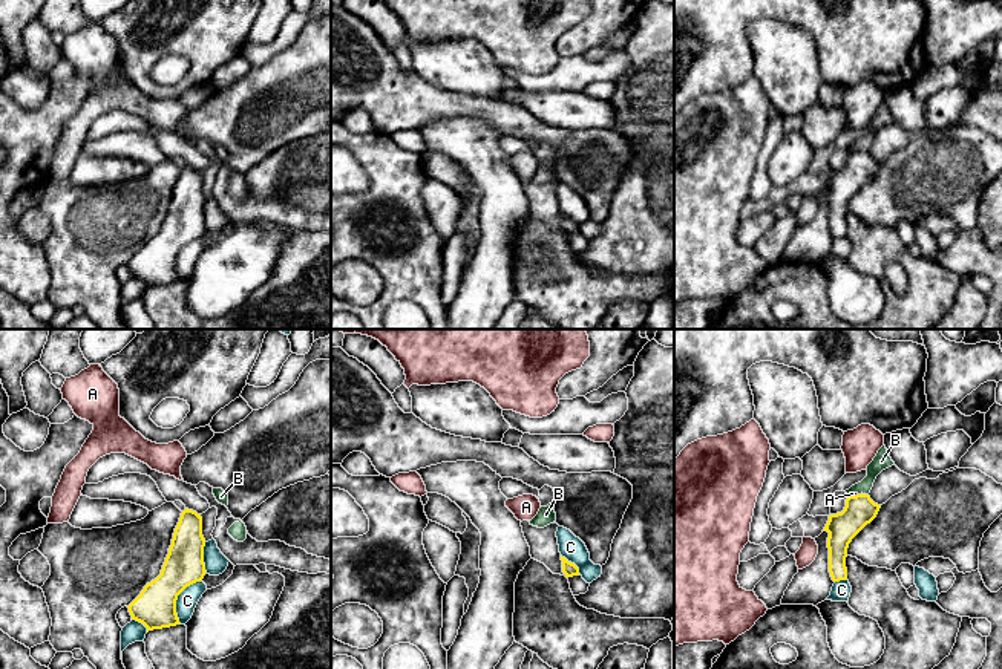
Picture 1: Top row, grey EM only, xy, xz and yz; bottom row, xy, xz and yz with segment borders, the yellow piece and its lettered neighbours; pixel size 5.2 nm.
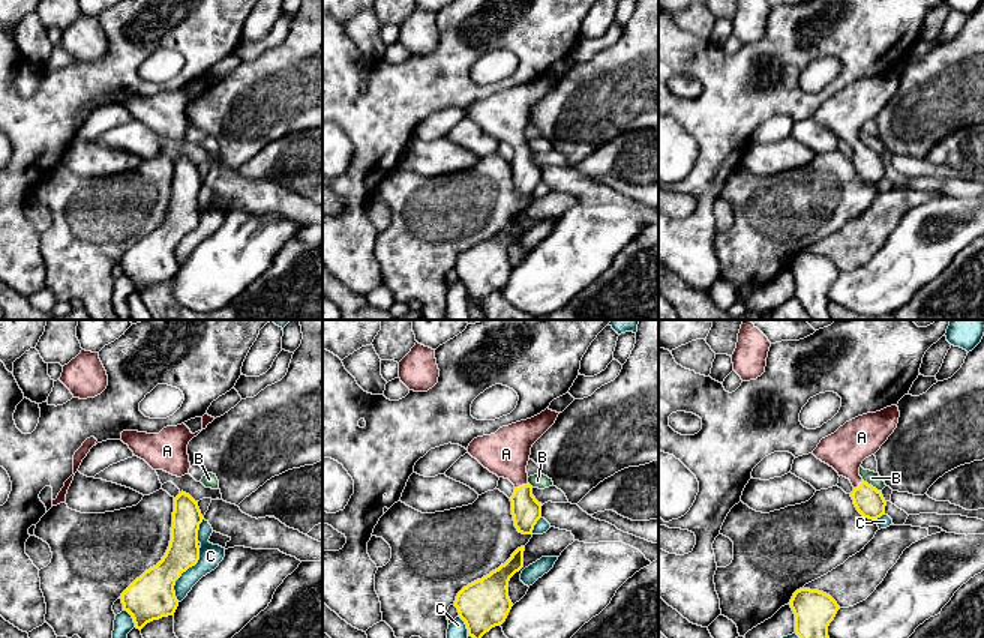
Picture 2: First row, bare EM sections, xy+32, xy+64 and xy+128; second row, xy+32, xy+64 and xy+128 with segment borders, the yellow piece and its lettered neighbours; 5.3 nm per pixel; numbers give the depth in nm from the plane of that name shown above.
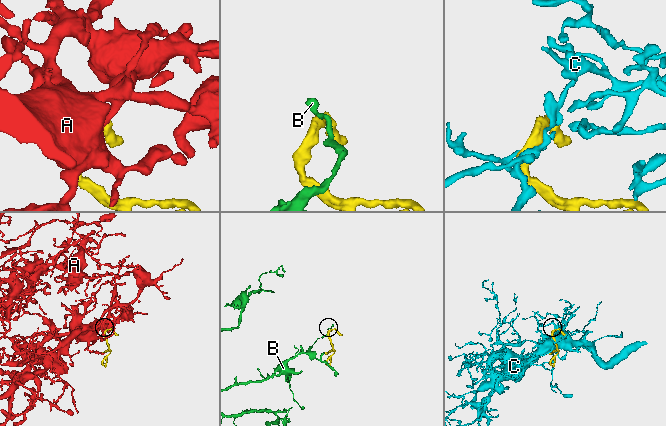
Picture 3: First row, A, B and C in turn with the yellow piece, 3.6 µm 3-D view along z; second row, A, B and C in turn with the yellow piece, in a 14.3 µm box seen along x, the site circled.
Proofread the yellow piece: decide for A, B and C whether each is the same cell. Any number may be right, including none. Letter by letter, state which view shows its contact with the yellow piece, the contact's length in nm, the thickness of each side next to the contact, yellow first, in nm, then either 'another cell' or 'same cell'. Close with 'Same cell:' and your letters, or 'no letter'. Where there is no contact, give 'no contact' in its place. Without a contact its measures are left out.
A: contact in yz; length 40 nm; calibres 160 and 20 nm; same cell
B: contact in yz; length 60 nm; calibres 160 and 90 nm; another cell
C: contact in xy; length 260 nm; calibres 220 and 110 nm; another cell
Same cell: A

